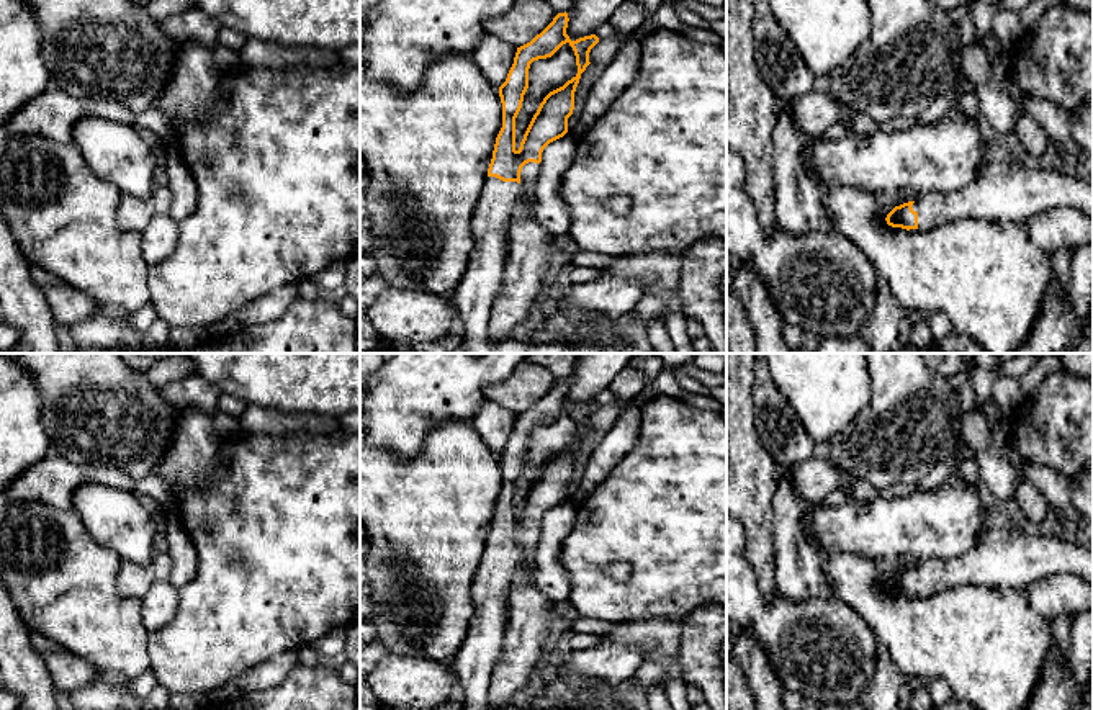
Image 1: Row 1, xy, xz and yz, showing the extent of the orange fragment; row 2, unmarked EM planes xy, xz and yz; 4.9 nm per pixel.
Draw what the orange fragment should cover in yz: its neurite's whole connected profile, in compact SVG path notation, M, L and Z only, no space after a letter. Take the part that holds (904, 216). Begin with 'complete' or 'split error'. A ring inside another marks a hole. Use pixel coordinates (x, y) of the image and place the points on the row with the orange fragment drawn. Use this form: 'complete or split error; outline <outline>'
split error; outline M992 157L977 175L949 193L929 193L915 201L895 206L885 218L887 224L902 229L939 229L957 219L1013 221L1024 226L1029 219L1055 209L1075 209L1093 216L1093 183L1054 169L1042 169L1031 160Z

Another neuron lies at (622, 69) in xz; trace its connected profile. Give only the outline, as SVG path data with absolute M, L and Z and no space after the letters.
M628 41L620 46L615 57L604 67L604 72L591 88L578 123L569 131L574 139L579 139L635 80L640 59L640 43Z

